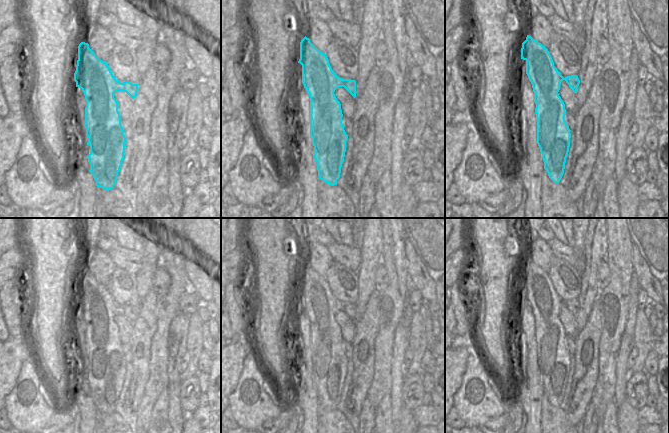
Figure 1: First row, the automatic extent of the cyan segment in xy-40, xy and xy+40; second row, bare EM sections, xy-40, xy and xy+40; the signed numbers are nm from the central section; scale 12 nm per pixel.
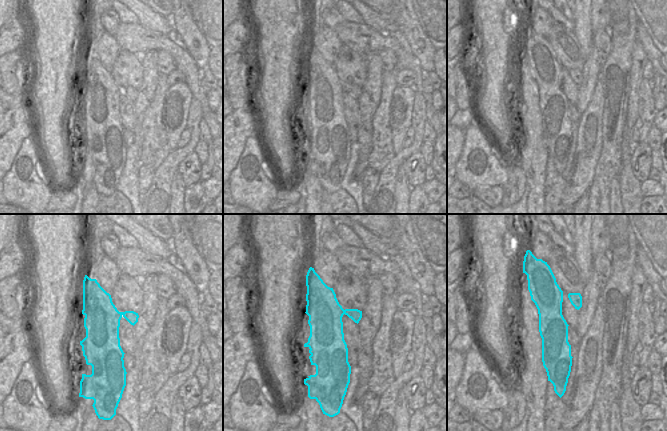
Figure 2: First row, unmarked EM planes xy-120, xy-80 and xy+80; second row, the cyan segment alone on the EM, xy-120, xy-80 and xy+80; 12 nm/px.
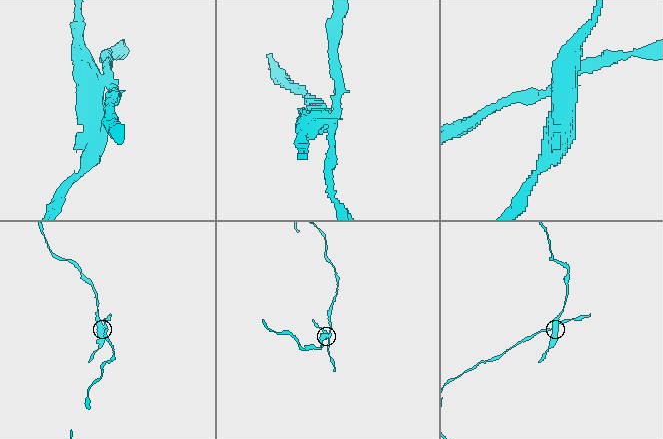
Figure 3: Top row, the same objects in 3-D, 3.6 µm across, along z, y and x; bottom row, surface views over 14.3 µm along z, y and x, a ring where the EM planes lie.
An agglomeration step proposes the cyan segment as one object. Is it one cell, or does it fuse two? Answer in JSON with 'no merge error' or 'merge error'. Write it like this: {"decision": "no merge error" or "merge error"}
{"decision": "merge error"}

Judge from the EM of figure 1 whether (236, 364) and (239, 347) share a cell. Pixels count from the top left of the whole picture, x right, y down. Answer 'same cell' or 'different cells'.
same cell

